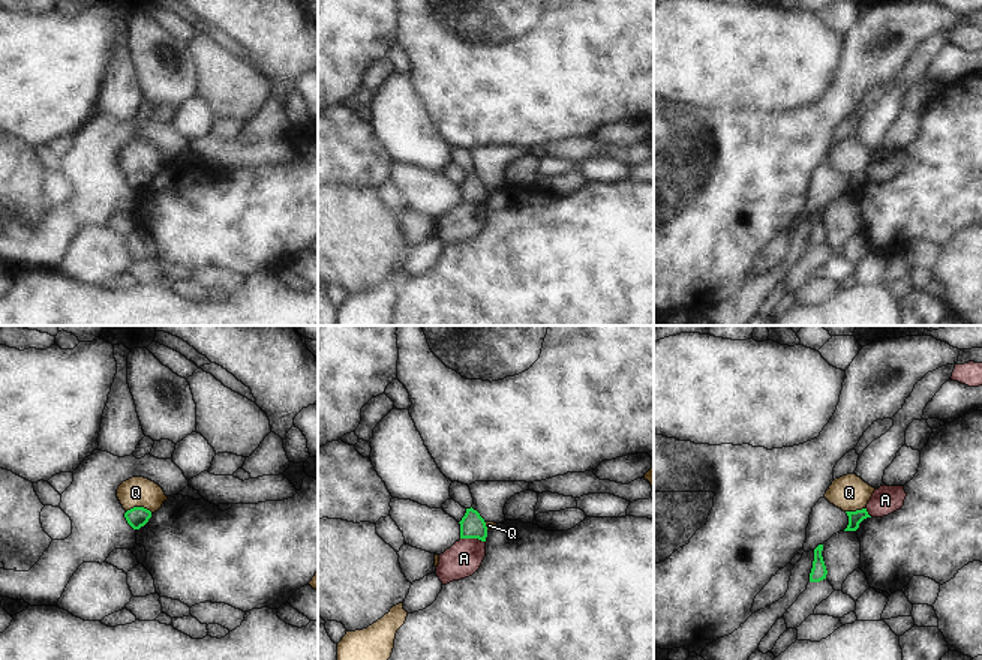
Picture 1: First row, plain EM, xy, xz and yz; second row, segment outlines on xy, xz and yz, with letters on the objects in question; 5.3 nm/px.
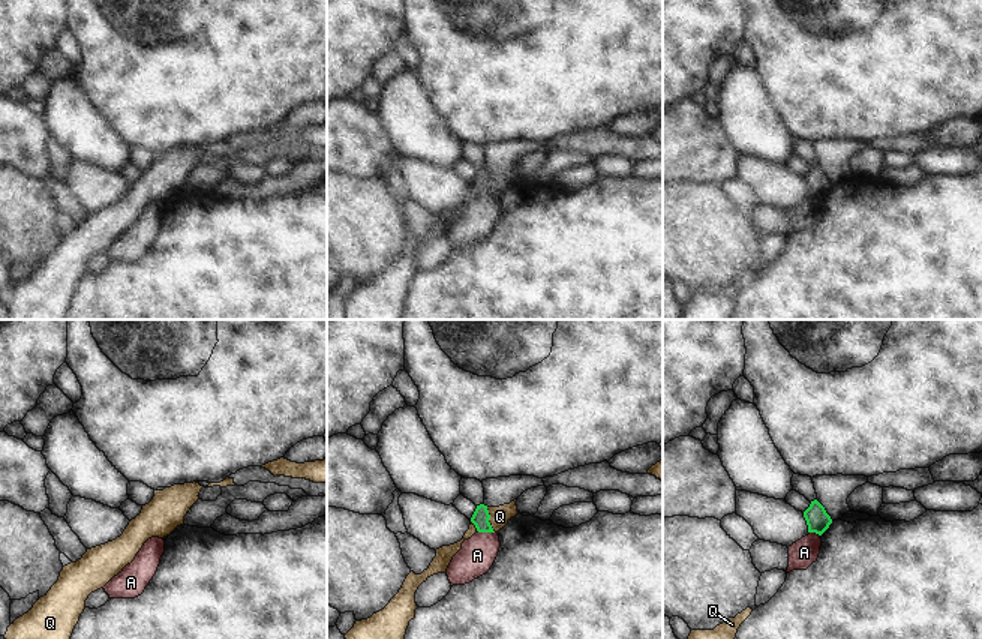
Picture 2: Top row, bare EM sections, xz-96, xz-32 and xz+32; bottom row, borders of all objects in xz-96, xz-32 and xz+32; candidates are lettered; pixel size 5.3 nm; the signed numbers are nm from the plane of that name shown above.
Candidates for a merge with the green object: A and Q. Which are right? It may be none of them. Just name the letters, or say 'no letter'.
A

